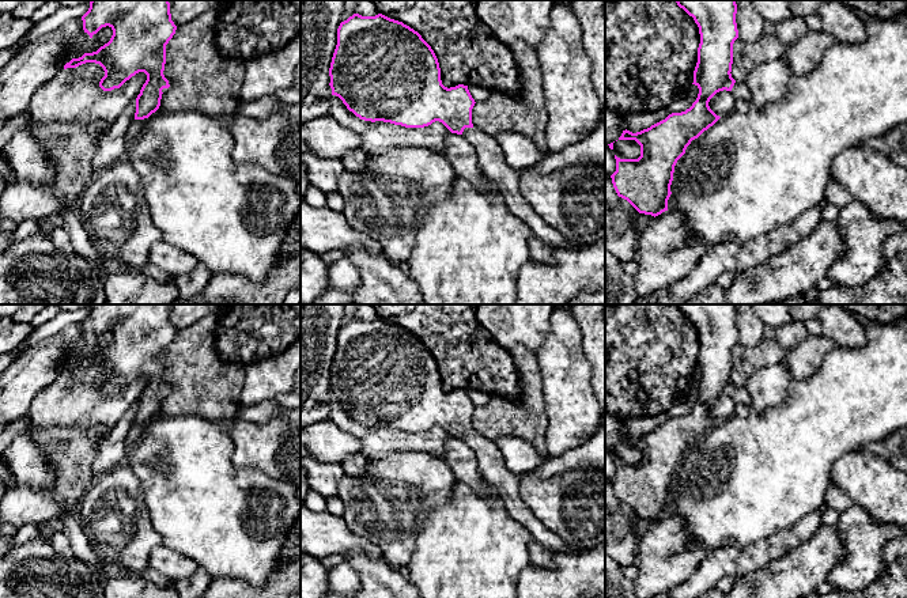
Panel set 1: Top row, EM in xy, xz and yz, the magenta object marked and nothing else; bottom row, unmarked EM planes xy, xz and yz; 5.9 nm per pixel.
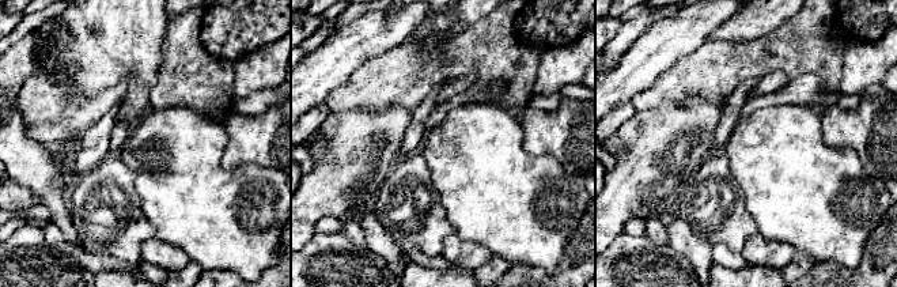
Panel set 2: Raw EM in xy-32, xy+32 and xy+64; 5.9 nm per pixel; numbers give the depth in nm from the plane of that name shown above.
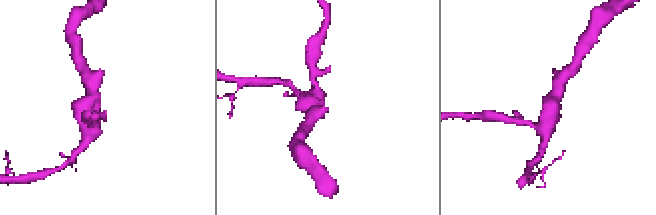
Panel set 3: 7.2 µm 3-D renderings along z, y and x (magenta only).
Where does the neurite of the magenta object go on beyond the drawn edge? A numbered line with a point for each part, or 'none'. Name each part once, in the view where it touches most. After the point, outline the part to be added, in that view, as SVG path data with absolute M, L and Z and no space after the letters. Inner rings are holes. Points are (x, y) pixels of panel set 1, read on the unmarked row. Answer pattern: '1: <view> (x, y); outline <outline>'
1: xz (491, 464); outline M475 431L465 432L462 440L476 454L483 478L495 488L507 514L515 522L525 526L533 540L553 555L577 555L585 552L574 549L563 542L525 506L519 496L521 474L506 466L503 455L494 440L479 435Z

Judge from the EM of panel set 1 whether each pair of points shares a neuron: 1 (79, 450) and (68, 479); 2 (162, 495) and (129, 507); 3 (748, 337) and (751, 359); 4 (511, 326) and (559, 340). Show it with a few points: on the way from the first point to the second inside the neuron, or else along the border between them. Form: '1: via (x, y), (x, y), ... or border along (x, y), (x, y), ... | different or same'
1: via (74, 457), (74, 472) | same
2: border along (132, 472), (138, 479), (150, 522), (157, 532) | different
3: border along (764, 337), (755, 345), (741, 345), (739, 343) | different
4: border along (551, 318), (551, 330), (535, 351) | different

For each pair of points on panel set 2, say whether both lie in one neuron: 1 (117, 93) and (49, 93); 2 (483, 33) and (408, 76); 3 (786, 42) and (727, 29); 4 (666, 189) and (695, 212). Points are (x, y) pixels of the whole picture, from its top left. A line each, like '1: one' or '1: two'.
1: one
2: one
3: two
4: two

